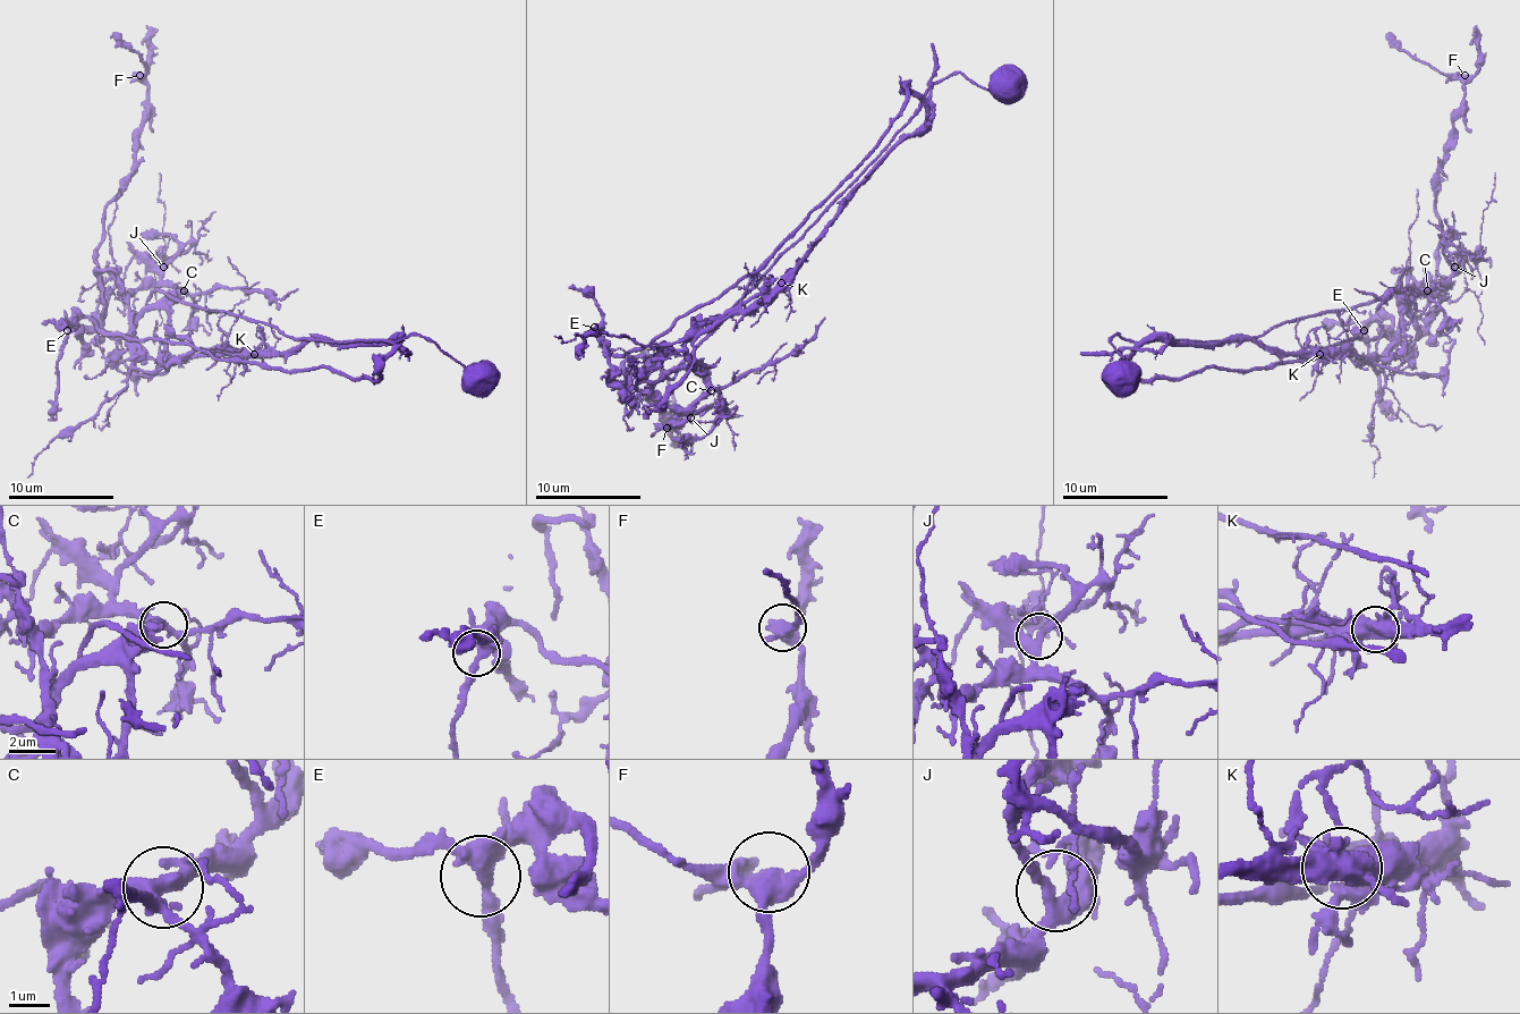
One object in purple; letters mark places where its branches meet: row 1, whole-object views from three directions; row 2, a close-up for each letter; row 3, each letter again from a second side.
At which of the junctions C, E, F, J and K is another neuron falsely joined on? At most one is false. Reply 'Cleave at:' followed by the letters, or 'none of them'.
Cleave at: K

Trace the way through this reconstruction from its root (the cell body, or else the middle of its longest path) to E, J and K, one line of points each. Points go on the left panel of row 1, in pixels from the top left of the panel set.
E: (476, 373), (421, 336), (306, 341), (288, 352), (197, 352), (189, 344), (104, 334), (86, 317), (67, 330)
J: (476, 373), (421, 336), (308, 341), (264, 322), (181, 304), (163, 290), (179, 290), (163, 277), (163, 267)
K: (476, 373), (468, 373), (421, 336), (405, 336), (399, 341), (306, 341), (288, 352), (253, 354)

